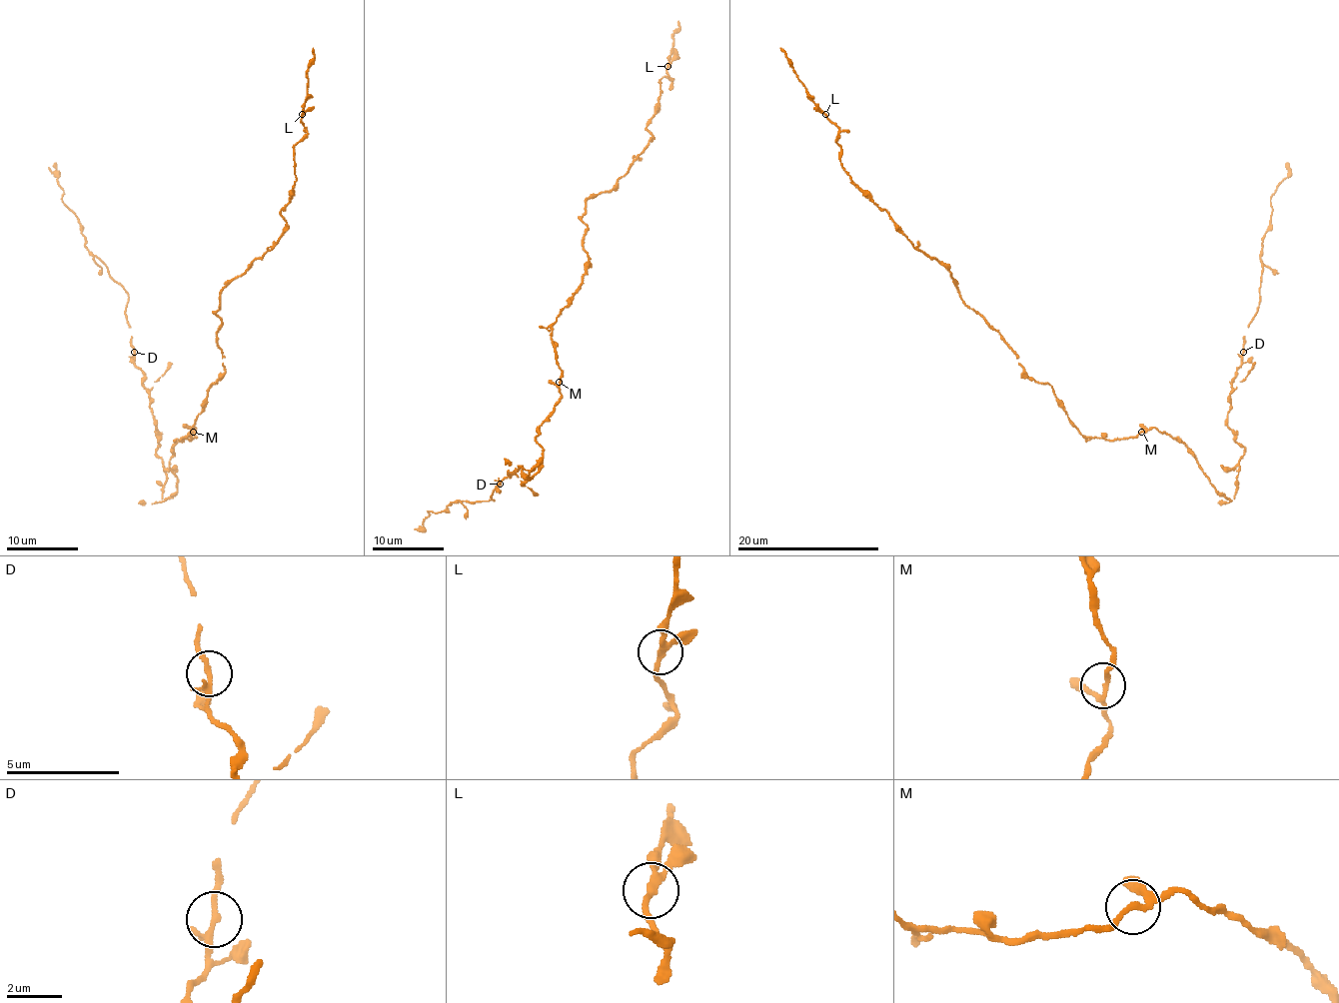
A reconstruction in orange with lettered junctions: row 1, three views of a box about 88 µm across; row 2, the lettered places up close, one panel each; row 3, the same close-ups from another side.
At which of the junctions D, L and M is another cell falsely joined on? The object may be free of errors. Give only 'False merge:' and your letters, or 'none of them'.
False merge: none of them

